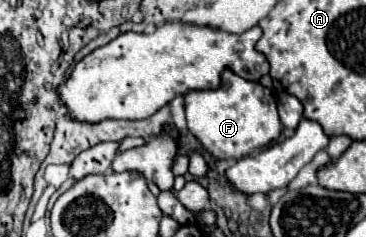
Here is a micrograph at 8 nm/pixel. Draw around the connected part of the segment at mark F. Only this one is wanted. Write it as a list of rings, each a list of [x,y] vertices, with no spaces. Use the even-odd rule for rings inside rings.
[[[231,70],[223,72],[217,90],[193,90],[185,96],[187,128],[215,160],[239,160],[279,138],[283,126],[277,96],[259,82],[249,82]]]

